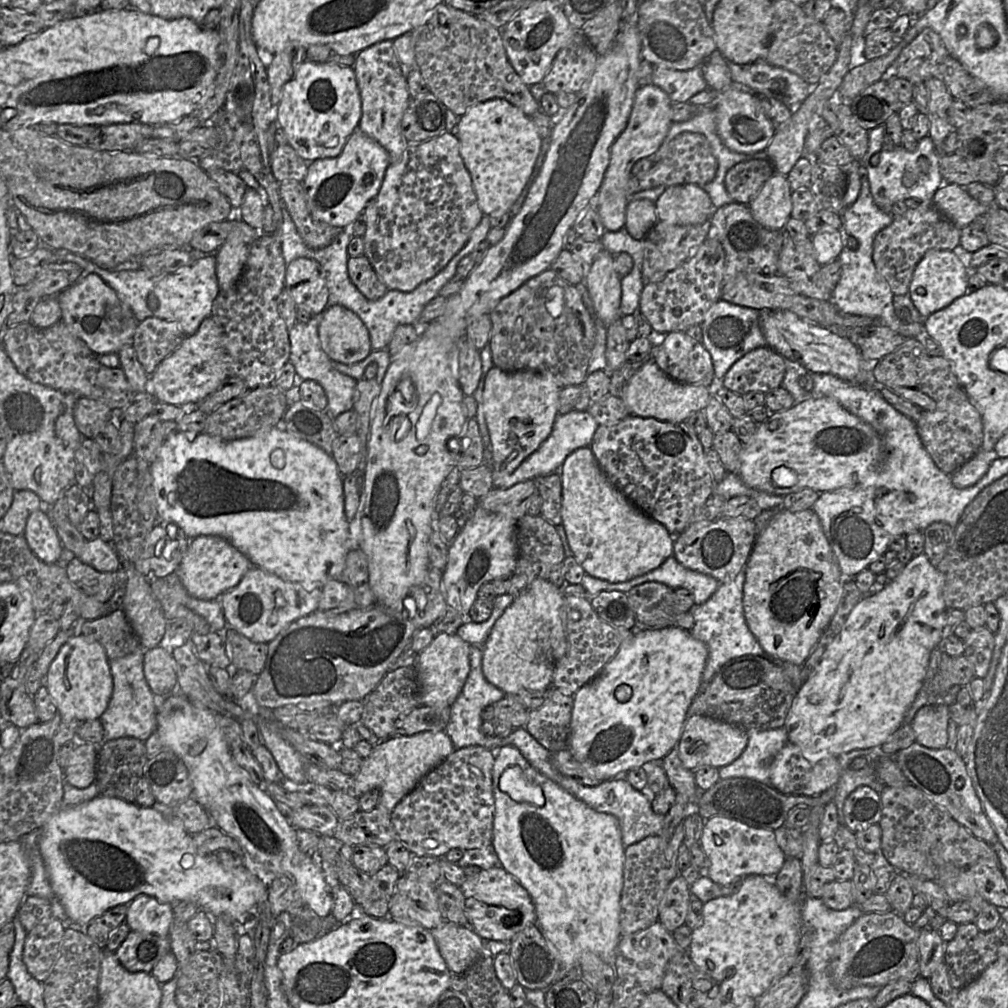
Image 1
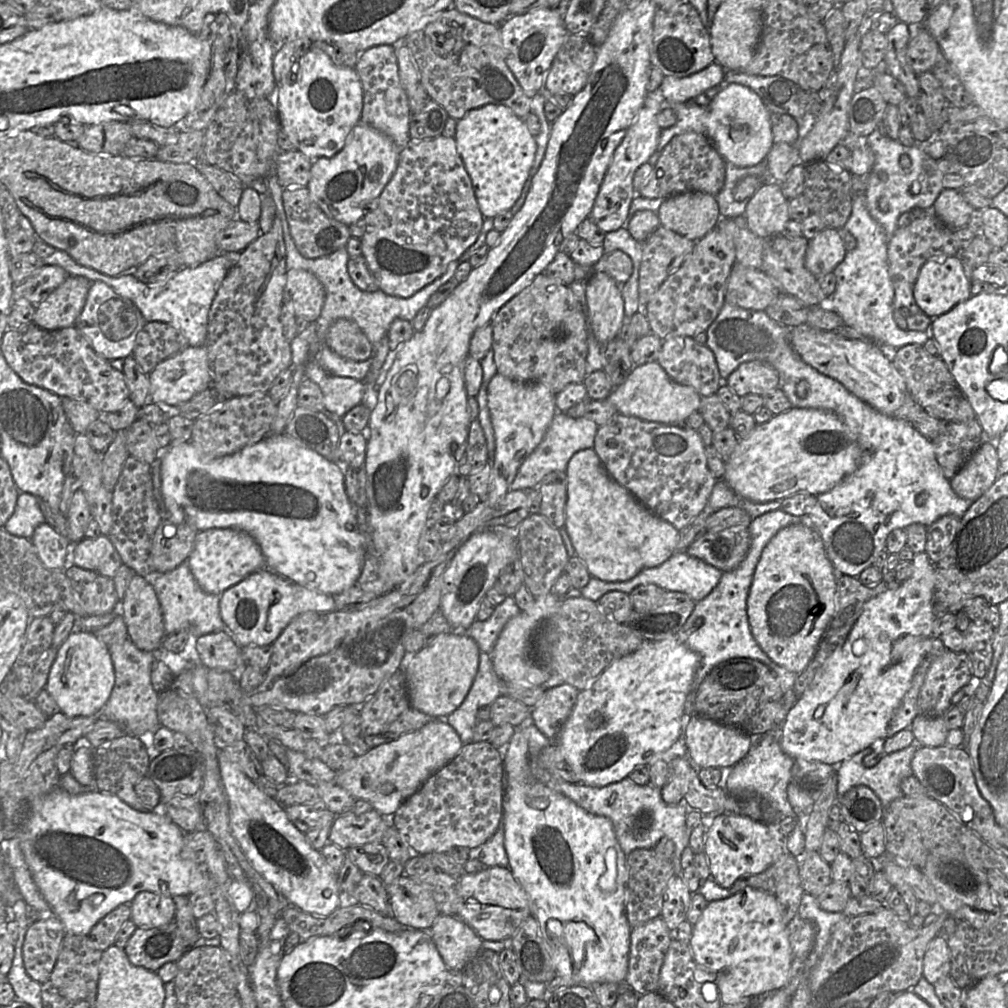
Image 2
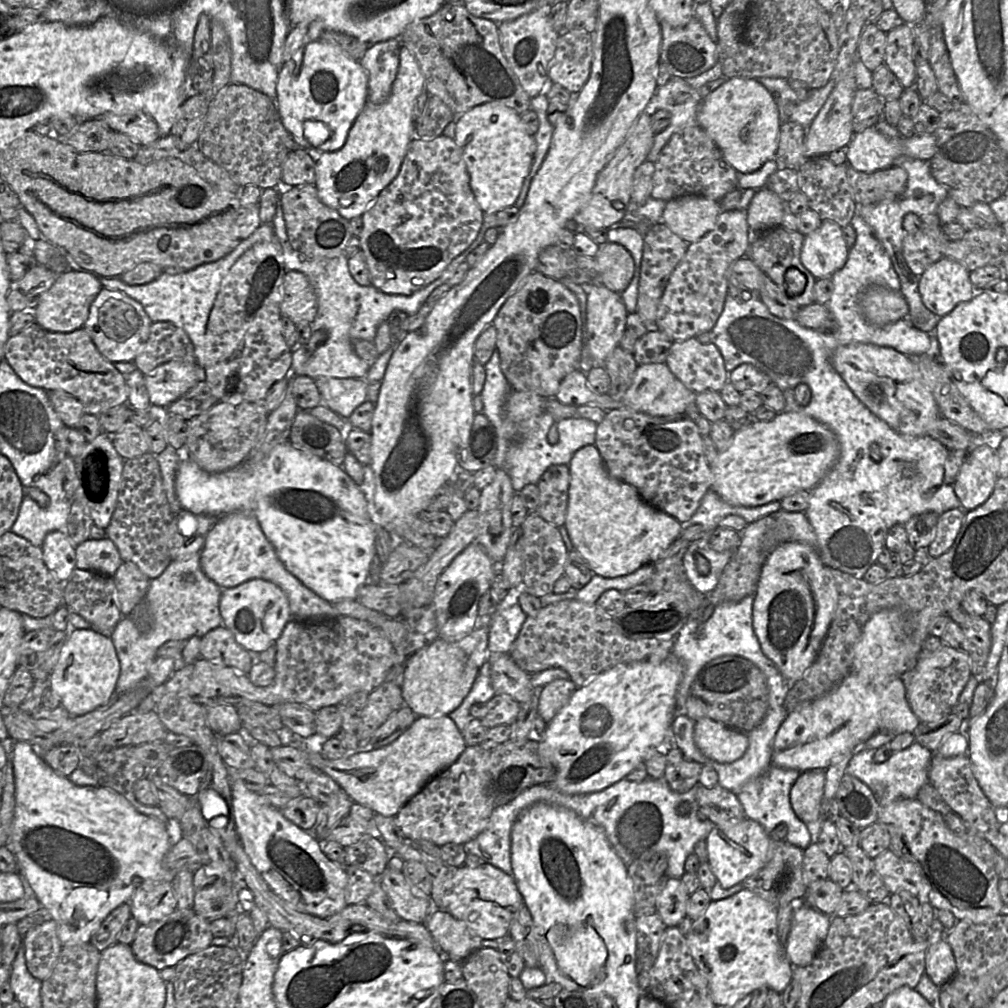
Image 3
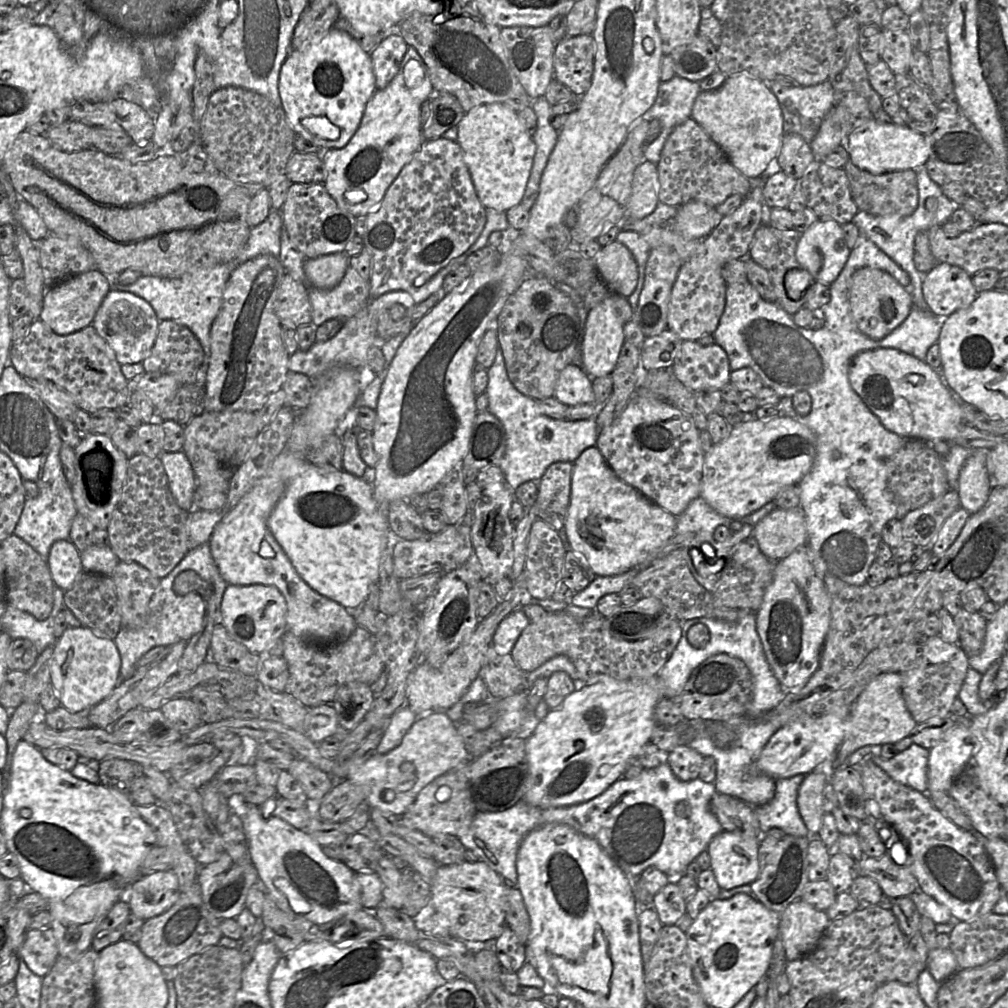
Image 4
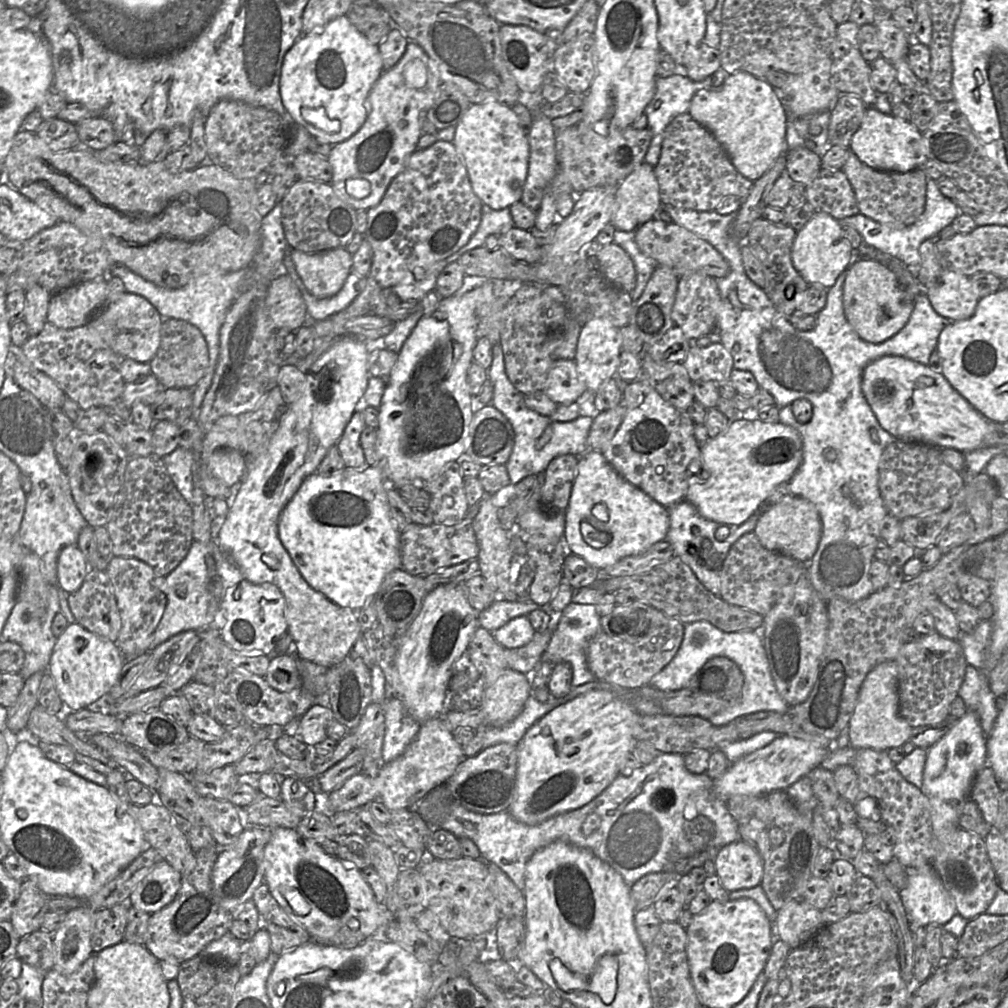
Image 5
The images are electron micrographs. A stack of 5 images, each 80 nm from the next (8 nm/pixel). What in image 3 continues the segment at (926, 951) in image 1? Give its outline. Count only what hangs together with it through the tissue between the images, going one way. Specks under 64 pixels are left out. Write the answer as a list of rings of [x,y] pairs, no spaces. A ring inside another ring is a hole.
[[[935,939],[925,956],[925,972],[938,987],[945,986],[956,974],[956,962],[948,942]]]

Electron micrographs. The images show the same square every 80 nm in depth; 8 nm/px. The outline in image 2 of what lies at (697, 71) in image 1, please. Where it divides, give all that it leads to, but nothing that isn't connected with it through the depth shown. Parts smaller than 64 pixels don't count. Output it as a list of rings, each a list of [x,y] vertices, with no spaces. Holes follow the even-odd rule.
[[[714,61],[686,77],[664,76],[659,89],[668,102],[687,102],[713,86],[725,84],[724,79],[724,68]]]

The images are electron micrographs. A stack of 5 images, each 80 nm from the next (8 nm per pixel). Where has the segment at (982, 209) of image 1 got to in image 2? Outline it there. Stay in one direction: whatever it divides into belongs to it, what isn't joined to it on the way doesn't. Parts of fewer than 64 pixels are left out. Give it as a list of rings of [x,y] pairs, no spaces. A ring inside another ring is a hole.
[[[945,188],[937,197],[933,213],[951,229],[965,227],[975,209],[956,189]]]

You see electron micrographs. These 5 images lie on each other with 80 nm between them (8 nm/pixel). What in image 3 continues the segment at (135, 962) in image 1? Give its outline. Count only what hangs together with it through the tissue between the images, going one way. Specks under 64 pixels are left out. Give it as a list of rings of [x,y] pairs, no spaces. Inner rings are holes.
[[[176,909],[160,921],[140,925],[130,947],[137,961],[161,971],[175,967],[187,956],[209,947],[213,939],[210,921],[199,917],[194,910]]]

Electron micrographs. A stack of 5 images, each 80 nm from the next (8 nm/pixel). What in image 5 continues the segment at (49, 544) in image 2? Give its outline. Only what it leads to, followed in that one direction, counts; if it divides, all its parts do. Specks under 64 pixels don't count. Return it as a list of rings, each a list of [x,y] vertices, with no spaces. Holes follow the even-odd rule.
[[[77,545],[64,547],[57,560],[57,586],[68,594],[77,591],[87,573],[89,565]]]

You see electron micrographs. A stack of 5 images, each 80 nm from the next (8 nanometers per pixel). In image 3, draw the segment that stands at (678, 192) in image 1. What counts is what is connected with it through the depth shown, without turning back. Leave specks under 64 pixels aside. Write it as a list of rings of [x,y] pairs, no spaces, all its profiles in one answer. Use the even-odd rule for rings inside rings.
[[[684,195],[666,202],[662,222],[689,244],[714,229],[721,211],[718,201],[699,195]]]

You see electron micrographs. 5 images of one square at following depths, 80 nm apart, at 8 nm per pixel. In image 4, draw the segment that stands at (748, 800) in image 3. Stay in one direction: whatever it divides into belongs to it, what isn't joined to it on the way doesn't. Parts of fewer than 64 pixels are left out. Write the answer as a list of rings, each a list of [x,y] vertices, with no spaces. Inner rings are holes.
[[[796,775],[776,779],[773,799],[753,807],[763,834],[772,828],[780,828],[791,836],[816,837],[810,834],[797,808],[798,790],[804,778],[804,775]]]

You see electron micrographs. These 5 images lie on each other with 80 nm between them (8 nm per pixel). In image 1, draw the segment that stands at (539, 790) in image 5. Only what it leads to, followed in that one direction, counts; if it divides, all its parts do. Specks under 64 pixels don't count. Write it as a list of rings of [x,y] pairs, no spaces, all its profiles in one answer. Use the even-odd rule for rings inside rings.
[[[638,627],[633,631],[633,635],[621,644],[615,656],[604,666],[598,675],[573,694],[570,736],[567,746],[573,757],[601,782],[624,776],[628,771],[639,768],[652,760],[662,760],[677,745],[681,737],[684,723],[687,720],[688,708],[701,685],[707,658],[707,646],[703,642],[695,639],[689,631],[679,627]]]

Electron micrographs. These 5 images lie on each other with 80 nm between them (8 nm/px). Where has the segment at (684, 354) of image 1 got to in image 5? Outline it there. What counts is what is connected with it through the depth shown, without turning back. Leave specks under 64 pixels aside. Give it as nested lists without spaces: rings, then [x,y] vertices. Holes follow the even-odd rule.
[[[719,341],[706,347],[692,343],[683,365],[692,382],[701,380],[720,383],[730,379],[733,358]]]

